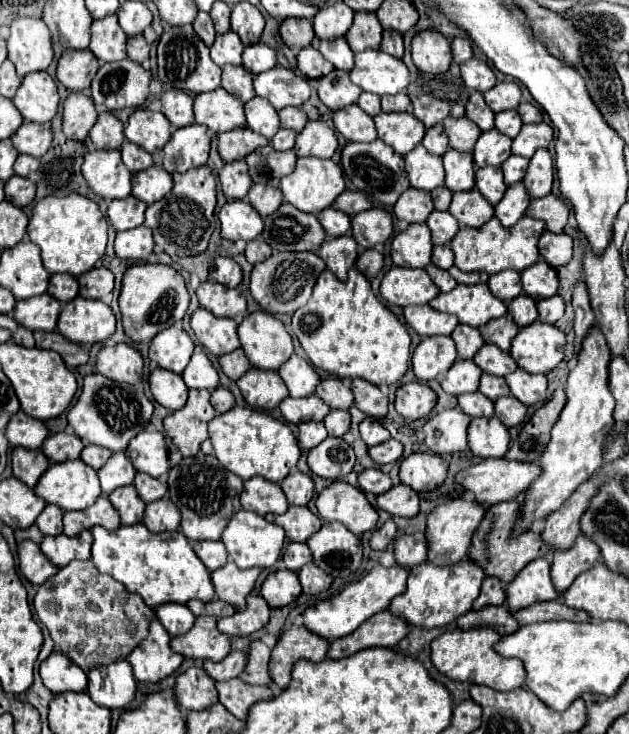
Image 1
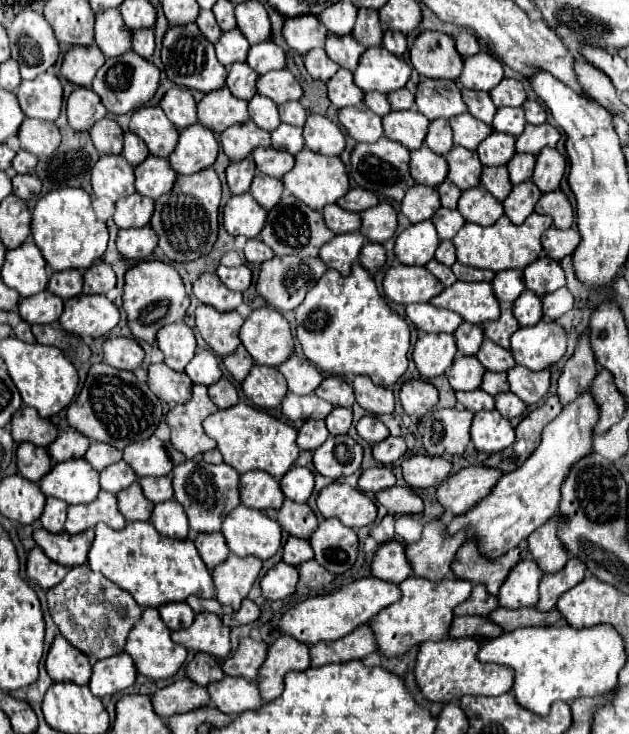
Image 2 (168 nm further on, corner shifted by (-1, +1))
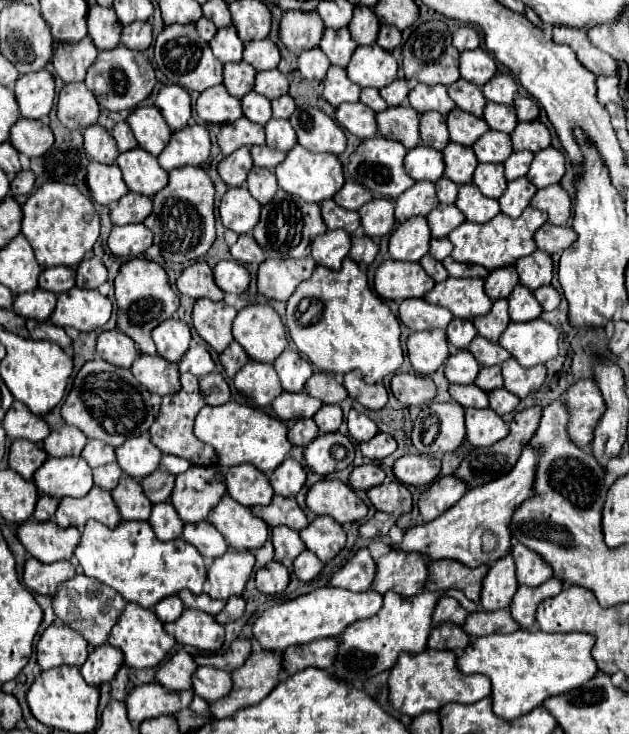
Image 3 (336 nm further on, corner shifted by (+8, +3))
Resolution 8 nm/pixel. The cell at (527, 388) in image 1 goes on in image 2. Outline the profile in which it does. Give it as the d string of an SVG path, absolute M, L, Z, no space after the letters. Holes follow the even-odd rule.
M515 365L507 373L509 373L511 393L519 395L527 405L539 403L549 391L549 369L531 371L527 367Z

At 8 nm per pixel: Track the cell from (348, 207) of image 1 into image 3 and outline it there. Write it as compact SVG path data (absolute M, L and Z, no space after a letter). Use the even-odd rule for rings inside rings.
M346 181L342 191L338 191L338 195L334 195L334 201L344 207L344 209L360 209L364 203L368 203L372 199L370 191L366 191L366 187L354 183L354 181Z

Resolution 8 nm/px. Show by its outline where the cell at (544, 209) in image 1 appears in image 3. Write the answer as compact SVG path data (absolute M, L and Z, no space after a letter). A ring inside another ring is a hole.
M550 185L538 189L530 201L530 207L548 213L548 221L552 225L566 225L570 217L570 197L560 185Z

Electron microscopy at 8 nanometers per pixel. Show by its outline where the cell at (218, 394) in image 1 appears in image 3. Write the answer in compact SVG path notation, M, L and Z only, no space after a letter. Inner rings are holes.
M208 373L200 379L200 393L208 405L224 405L230 401L230 387L220 373Z

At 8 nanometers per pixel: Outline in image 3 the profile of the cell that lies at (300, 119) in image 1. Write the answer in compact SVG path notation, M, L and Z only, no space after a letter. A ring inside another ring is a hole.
M282 95L272 101L272 113L276 119L288 119L294 109L296 109L296 105L290 95Z

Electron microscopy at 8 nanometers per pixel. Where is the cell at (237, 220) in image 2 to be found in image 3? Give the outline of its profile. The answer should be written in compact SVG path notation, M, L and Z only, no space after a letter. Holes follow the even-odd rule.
M246 187L228 189L218 207L222 225L234 233L250 233L260 217L260 203L246 191Z

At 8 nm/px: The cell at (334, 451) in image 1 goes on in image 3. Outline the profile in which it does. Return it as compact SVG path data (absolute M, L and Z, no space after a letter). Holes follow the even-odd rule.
M322 433L306 449L304 461L310 471L318 475L328 475L346 469L354 461L354 445L342 433Z

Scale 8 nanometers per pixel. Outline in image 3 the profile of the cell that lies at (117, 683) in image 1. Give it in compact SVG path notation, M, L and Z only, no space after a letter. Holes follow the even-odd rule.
M104 643L102 647L92 649L92 653L88 655L80 673L86 679L86 683L100 687L100 685L104 685L116 677L122 663L124 663L122 651L112 647L110 643Z

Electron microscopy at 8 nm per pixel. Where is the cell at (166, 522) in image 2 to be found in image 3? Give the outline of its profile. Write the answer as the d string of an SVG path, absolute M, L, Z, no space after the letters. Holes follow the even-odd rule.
M170 501L154 505L148 523L152 525L152 529L160 541L178 539L182 535L182 527L184 527L182 519L178 517L178 513L174 511L174 505Z

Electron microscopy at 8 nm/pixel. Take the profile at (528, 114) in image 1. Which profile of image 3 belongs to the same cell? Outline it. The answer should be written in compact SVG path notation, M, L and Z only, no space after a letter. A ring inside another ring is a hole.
M516 97L514 107L520 121L534 121L538 119L538 103L532 97Z

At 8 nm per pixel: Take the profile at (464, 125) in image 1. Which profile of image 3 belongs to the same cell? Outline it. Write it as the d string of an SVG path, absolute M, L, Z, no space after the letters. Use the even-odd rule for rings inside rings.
M456 107L448 113L448 131L450 141L458 145L472 145L478 137L482 137L488 131L488 125L484 119L478 119Z

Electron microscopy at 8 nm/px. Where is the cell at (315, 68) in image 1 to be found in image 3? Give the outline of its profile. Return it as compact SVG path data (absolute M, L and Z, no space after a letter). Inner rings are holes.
M318 47L308 49L308 51L300 53L300 57L298 57L298 69L300 69L304 79L322 81L326 77L328 67L330 67L330 61L322 53L322 49L318 49Z

